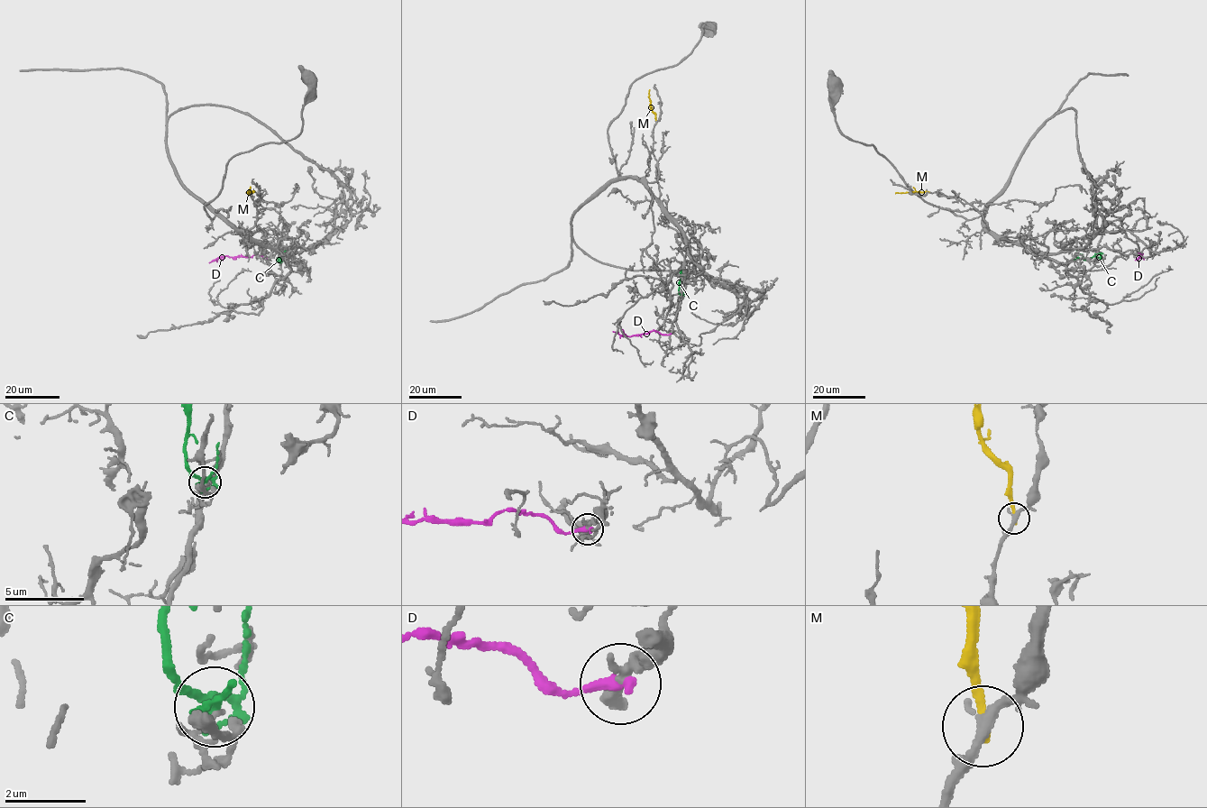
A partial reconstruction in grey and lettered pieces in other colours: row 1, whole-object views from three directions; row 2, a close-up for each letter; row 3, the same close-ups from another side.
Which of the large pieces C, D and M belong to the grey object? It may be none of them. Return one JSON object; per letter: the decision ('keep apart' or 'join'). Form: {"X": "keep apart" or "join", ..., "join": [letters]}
{"C": "keep apart", "D": "keep apart", "M": "keep apart", "join": []}

